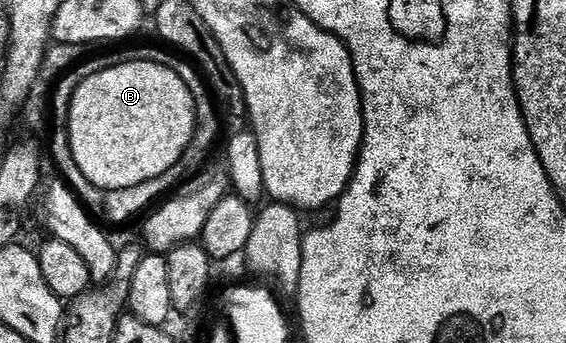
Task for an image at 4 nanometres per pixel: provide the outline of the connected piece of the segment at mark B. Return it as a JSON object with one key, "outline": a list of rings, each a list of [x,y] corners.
{"outline":[[[132,59],[129,63],[116,63],[113,67],[101,66],[90,77],[86,77],[78,85],[72,103],[68,107],[68,140],[74,153],[74,161],[78,161],[78,169],[82,169],[85,184],[101,187],[101,192],[111,193],[118,189],[130,189],[134,185],[151,183],[153,179],[162,177],[171,167],[179,163],[180,158],[188,152],[189,145],[196,135],[196,99],[190,93],[188,82],[167,62],[155,63],[152,59]]]}

